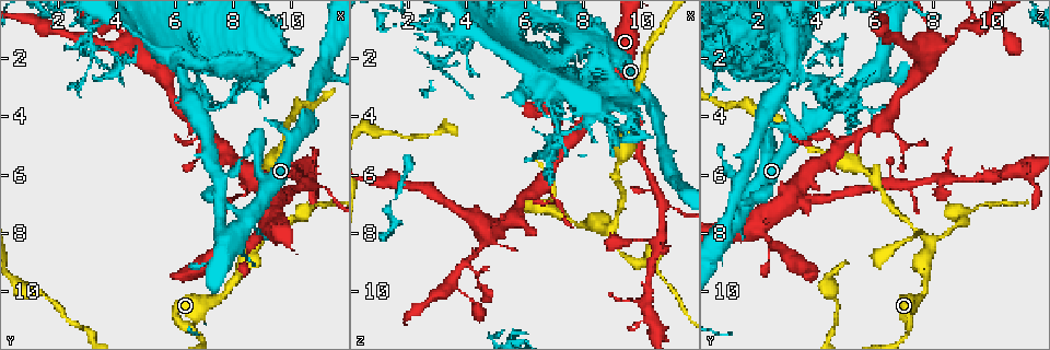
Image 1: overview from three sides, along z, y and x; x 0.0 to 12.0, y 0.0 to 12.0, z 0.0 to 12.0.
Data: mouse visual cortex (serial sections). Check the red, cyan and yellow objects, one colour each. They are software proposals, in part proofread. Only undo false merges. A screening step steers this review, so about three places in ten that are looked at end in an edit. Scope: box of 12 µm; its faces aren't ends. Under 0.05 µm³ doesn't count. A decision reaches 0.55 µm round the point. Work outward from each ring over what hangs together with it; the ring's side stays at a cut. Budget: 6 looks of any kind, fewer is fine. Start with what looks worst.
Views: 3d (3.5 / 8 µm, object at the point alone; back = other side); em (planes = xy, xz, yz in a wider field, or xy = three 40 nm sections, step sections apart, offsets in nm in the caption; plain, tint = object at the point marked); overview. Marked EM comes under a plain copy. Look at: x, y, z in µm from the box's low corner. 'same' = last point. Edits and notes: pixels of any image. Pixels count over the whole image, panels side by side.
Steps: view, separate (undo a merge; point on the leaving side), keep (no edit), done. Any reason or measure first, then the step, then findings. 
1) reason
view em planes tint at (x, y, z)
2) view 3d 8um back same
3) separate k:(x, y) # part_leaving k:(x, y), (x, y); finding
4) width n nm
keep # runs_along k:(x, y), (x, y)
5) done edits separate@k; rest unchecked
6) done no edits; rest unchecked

arms run side by side
view 3d 3.5um at (4.0, 1.0, 9.0)

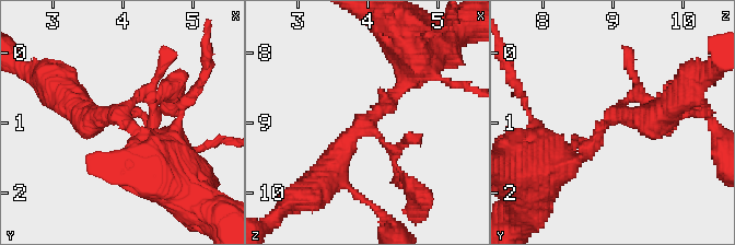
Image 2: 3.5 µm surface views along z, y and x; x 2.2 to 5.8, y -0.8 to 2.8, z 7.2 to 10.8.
now the EM
view em xy step 3 tint at (3.95, 0.90, 9.00)

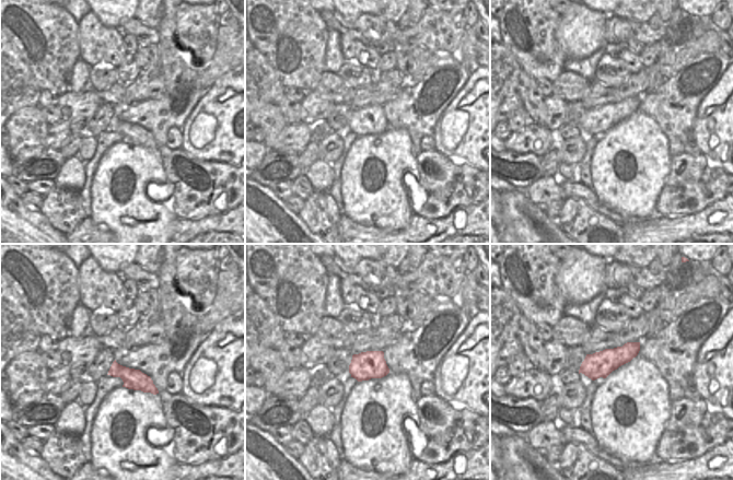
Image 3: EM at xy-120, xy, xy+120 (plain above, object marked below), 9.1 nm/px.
keep # runs_along 2:(405, 88), (351, 135), (324, 179); one cell here

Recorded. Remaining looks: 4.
a narrow waist
view 3d 3.5um at (8.4, 8.3, 2.4)

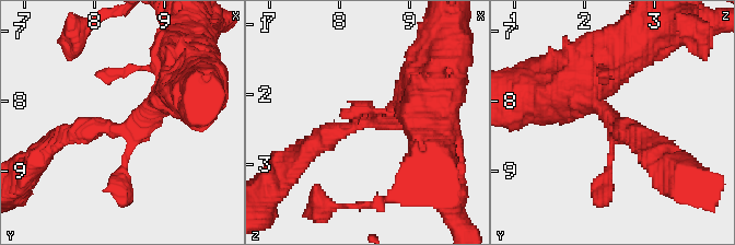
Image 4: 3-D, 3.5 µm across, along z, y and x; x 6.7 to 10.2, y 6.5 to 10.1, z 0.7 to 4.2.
view em xy step 3 tint at (8.40, 8.40, 2.40)

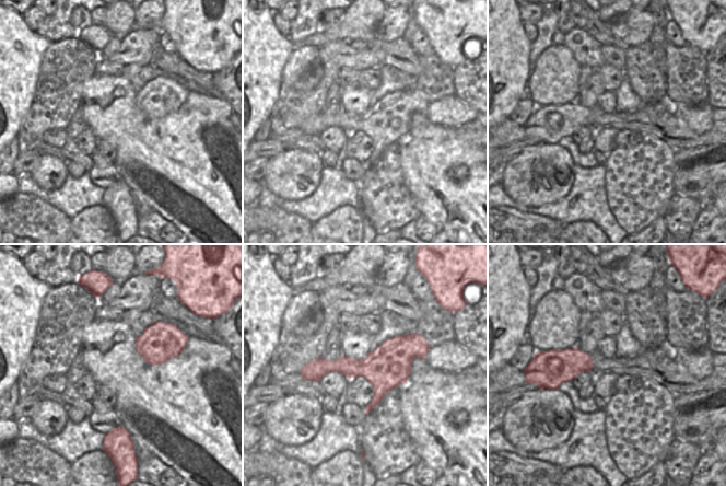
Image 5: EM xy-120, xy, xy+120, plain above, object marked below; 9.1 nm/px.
keep # runs_along 5:(421, 354), (308, 375); one cell here

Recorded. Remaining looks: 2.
a fork
view 3d 3.5um at (8.8, 8.4, 7.8)

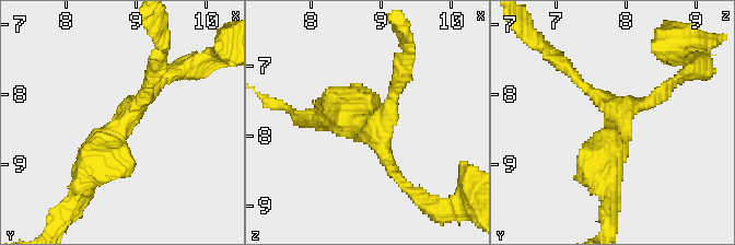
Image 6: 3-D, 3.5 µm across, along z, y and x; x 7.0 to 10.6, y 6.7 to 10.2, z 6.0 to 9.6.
arms 3; arm_widths 150, 200, 350 nm
view em planes tint at (8.85, 8.30, 7.90)

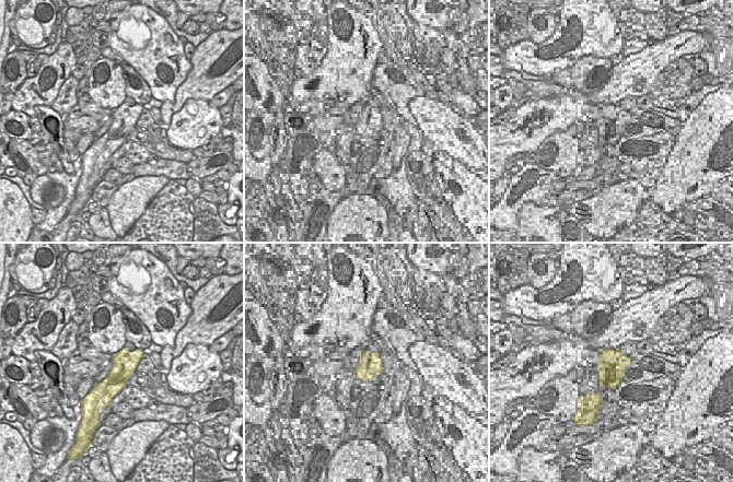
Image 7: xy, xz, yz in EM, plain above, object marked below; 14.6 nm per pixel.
keep # all the same cell

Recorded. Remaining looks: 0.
done no edits; rest unchecked

